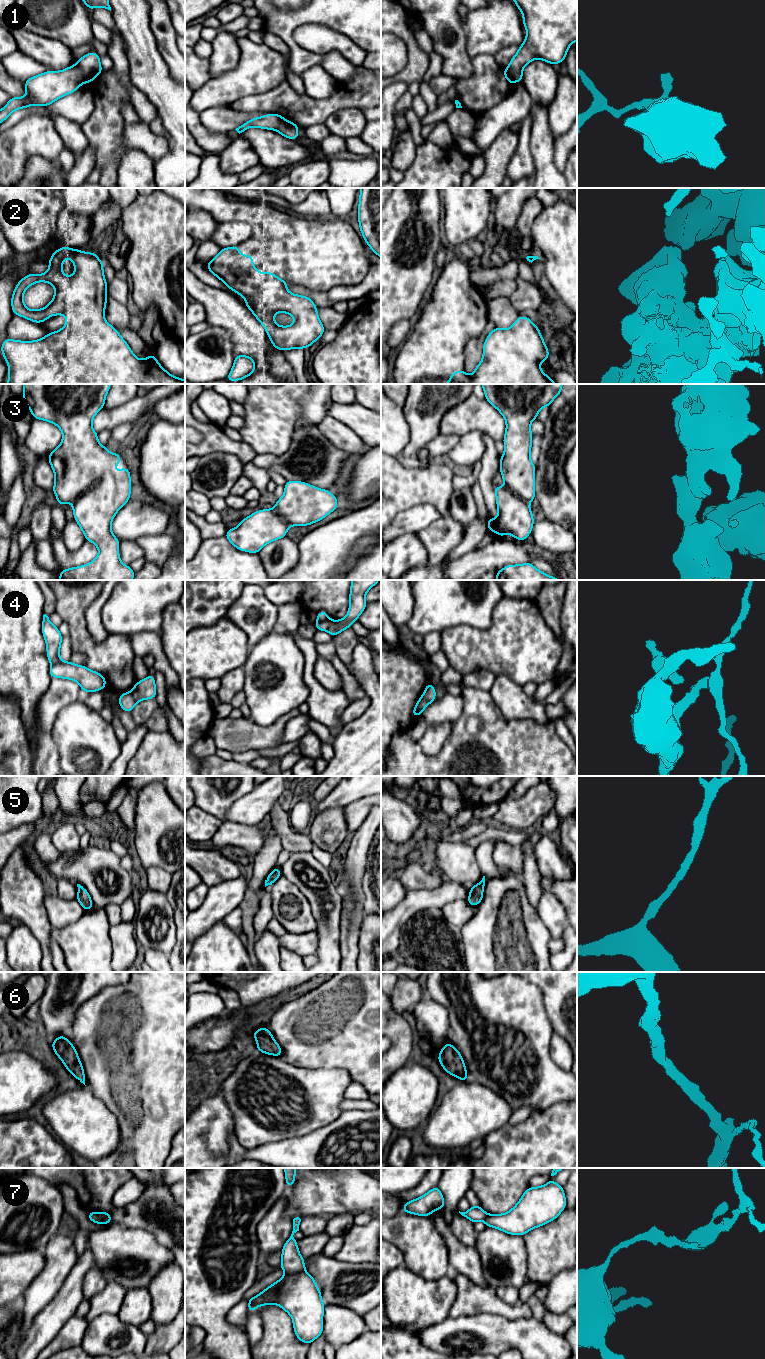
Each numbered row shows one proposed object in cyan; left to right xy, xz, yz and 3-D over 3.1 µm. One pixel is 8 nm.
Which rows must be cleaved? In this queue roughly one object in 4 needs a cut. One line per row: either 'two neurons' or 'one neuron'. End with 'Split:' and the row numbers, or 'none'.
1: two neurons
2: one neuron
3: one neuron
4: one neuron
5: one neuron
6: one neuron
7: two neurons
Split: 1, 7

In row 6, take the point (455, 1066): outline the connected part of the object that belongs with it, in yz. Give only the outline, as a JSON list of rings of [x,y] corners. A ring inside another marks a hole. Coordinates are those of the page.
[[[452,1043],[443,1046],[438,1055],[438,1062],[448,1074],[457,1077],[460,1081],[470,1080],[463,1057]]]

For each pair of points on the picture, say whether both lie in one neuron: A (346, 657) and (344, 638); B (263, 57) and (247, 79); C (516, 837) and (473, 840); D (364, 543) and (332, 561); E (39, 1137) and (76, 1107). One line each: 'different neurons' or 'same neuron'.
A: same neuron
B: same neuron
C: same neuron
D: different neurons
E: different neurons

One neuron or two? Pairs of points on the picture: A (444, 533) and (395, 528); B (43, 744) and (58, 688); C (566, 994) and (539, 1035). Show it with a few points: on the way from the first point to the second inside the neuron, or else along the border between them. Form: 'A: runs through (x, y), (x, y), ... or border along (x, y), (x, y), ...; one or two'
A: border along (438, 518), (424, 529), (415, 533); two
B: runs through (45, 730), (47, 710), (52, 702); one
C: border along (542, 997), (545, 1012), (554, 1031); two

